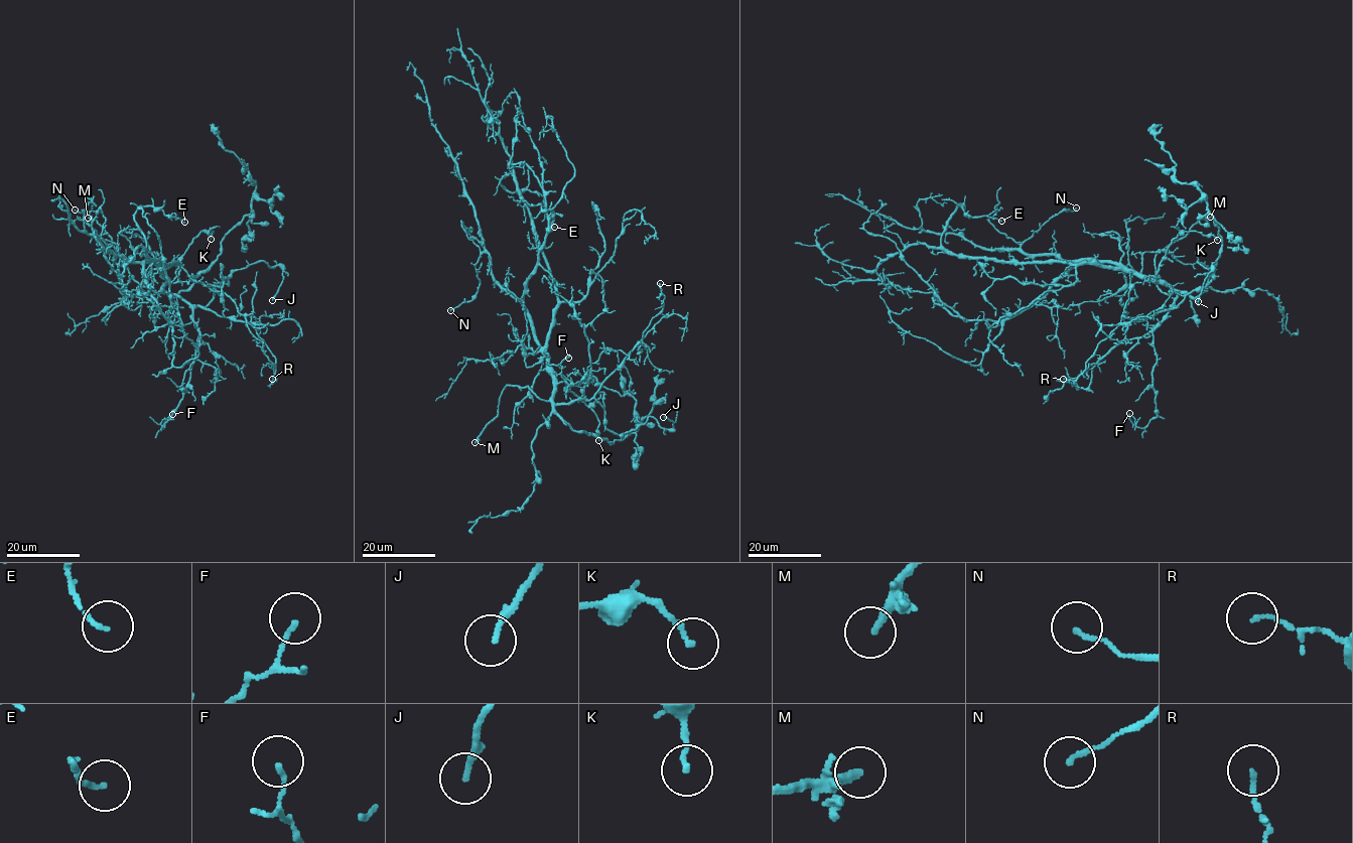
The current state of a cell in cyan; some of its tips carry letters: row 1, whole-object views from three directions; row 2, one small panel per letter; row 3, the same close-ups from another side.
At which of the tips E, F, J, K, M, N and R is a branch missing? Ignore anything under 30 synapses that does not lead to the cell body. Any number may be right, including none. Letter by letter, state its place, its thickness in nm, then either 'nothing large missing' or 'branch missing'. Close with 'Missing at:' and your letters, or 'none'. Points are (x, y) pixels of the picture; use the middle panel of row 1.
E: at (554, 227); 110 nm thick; nothing large missing
F: at (568, 358); 110 nm thick; nothing large missing
J: at (663, 417); 200 nm thick; nothing large missing
K: at (598, 440); 140 nm thick; nothing large missing
M: at (475, 442); 240 nm thick; branch missing
N: at (450, 310); 130 nm thick; nothing large missing
R: at (660, 283); 130 nm thick; nothing large missing
Missing at: M

